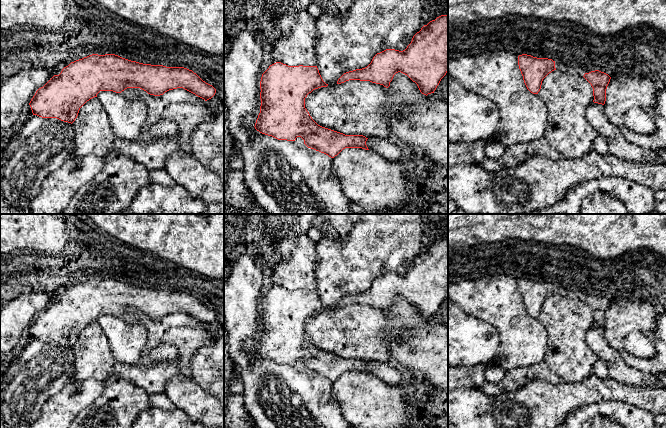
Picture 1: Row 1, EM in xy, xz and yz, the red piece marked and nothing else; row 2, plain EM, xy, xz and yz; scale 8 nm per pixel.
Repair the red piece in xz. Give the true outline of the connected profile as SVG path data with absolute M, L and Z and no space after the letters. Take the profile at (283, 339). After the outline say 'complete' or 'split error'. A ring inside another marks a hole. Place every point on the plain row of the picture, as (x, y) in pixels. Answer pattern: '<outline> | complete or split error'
M276 286L269 290L269 292L262 298L260 305L260 337L255 347L255 353L262 358L272 360L278 364L295 365L297 361L301 361L304 364L304 368L311 373L319 375L328 379L331 382L337 380L345 372L362 372L369 374L366 362L363 359L345 359L343 357L322 351L318 349L310 340L309 336L305 332L305 322L313 314L327 311L317 292L317 290L288 290L281 286Z | complete

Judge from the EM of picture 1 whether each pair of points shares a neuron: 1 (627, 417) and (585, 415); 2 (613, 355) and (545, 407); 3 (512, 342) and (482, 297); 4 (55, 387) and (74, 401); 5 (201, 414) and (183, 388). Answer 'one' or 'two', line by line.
1: one
2: two
3: one
4: two
5: one

